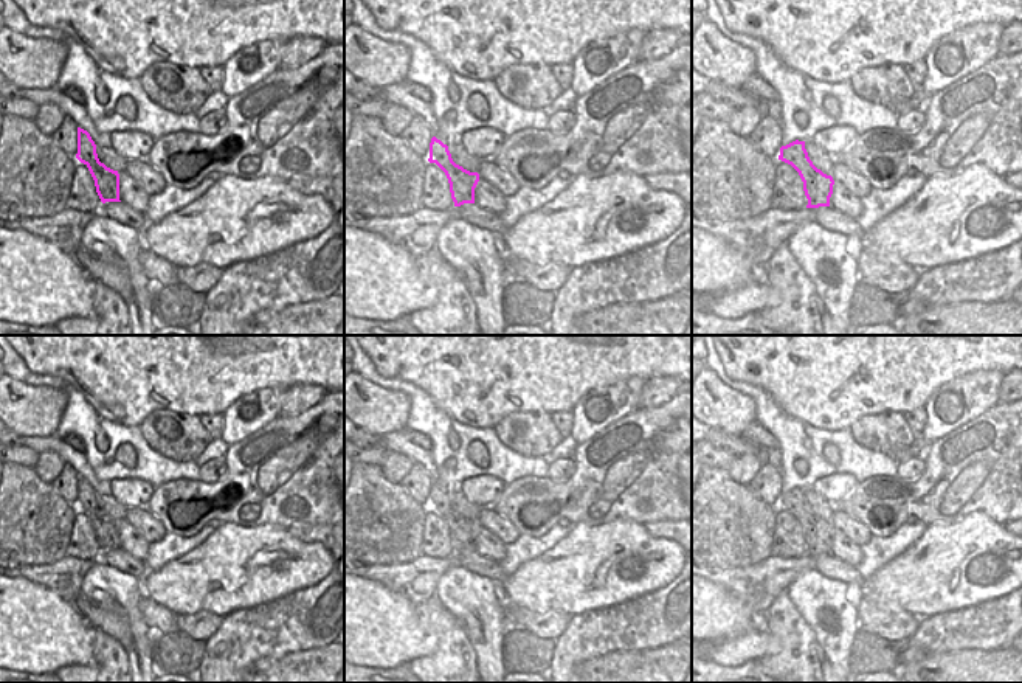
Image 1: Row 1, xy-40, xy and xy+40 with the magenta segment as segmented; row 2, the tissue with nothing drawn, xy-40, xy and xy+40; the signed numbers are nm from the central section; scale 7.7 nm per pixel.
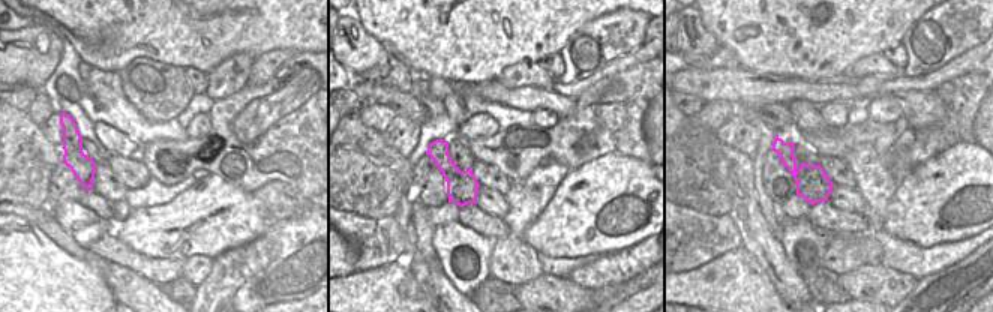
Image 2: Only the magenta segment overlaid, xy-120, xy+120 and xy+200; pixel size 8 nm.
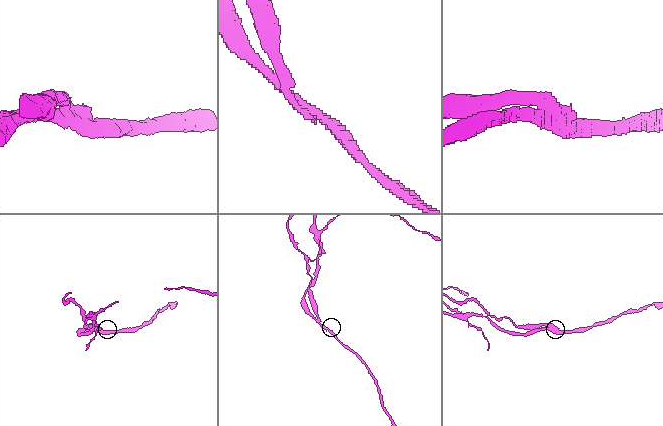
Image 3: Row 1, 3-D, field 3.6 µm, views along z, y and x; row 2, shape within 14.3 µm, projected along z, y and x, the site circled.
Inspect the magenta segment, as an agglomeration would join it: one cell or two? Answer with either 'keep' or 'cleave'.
cleave

